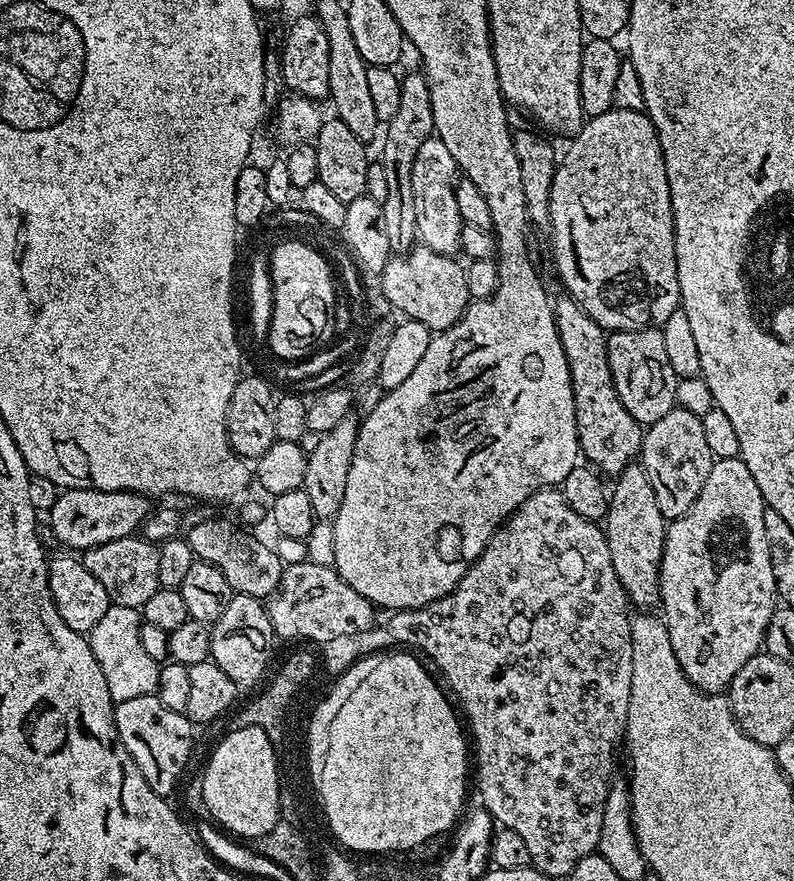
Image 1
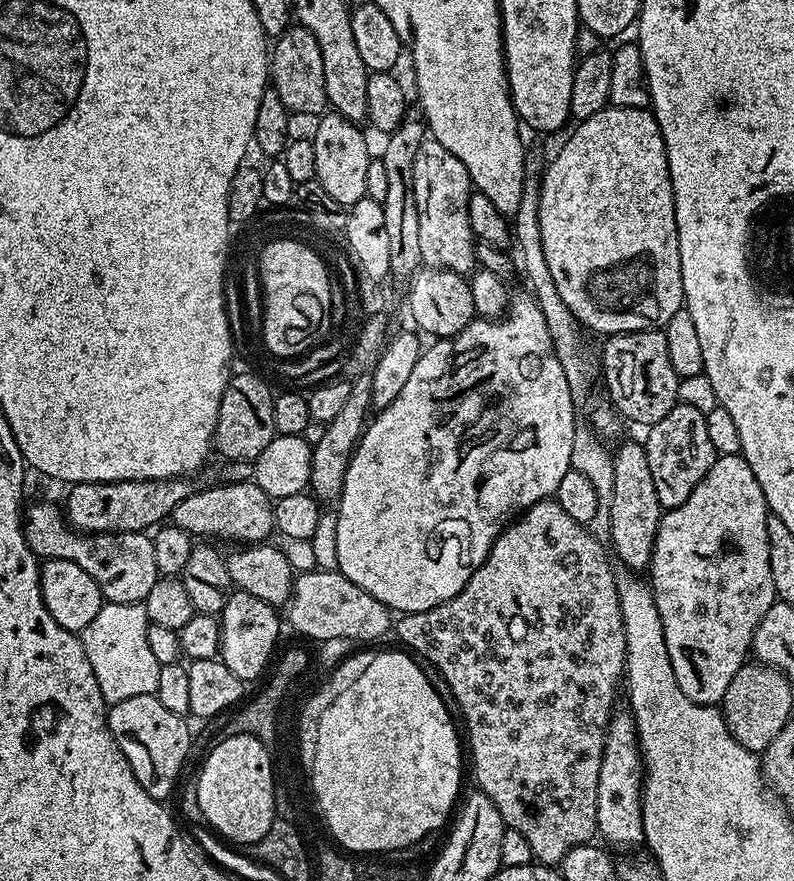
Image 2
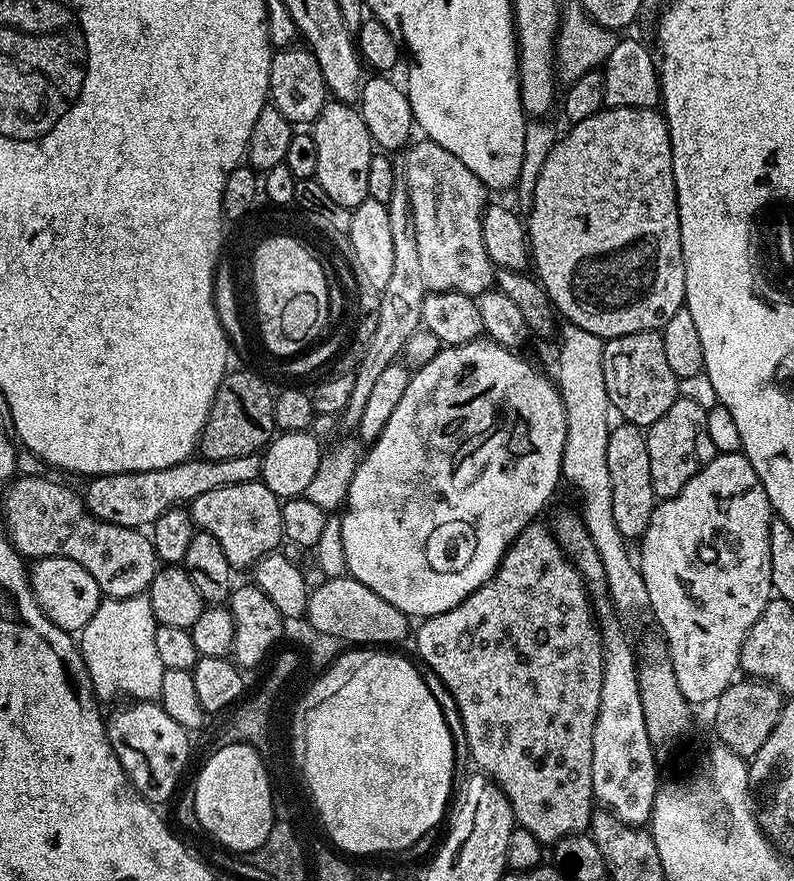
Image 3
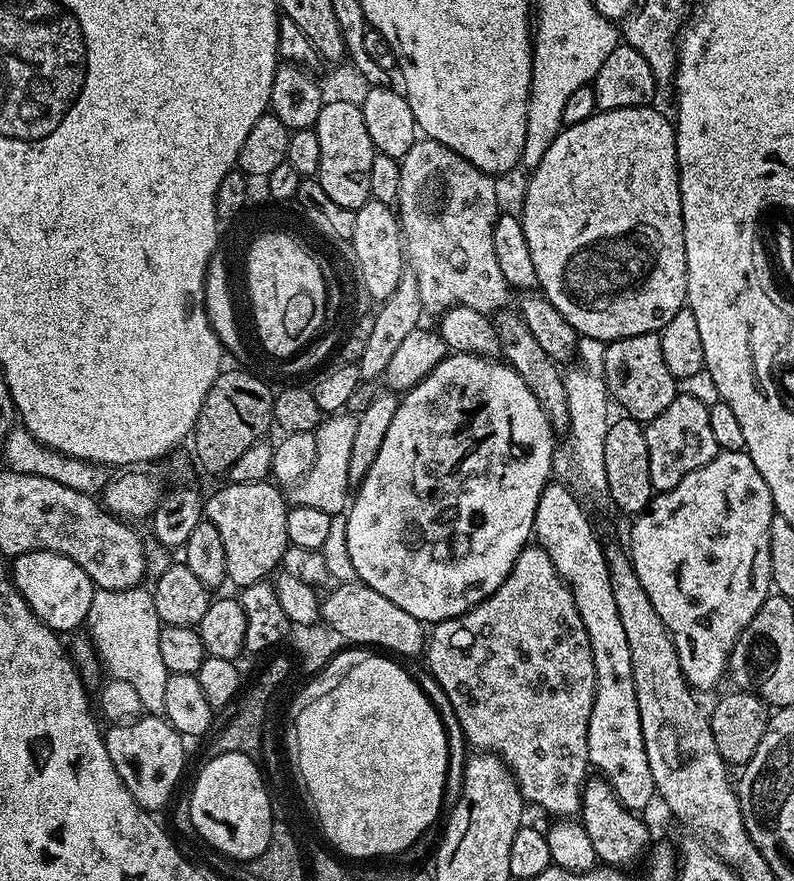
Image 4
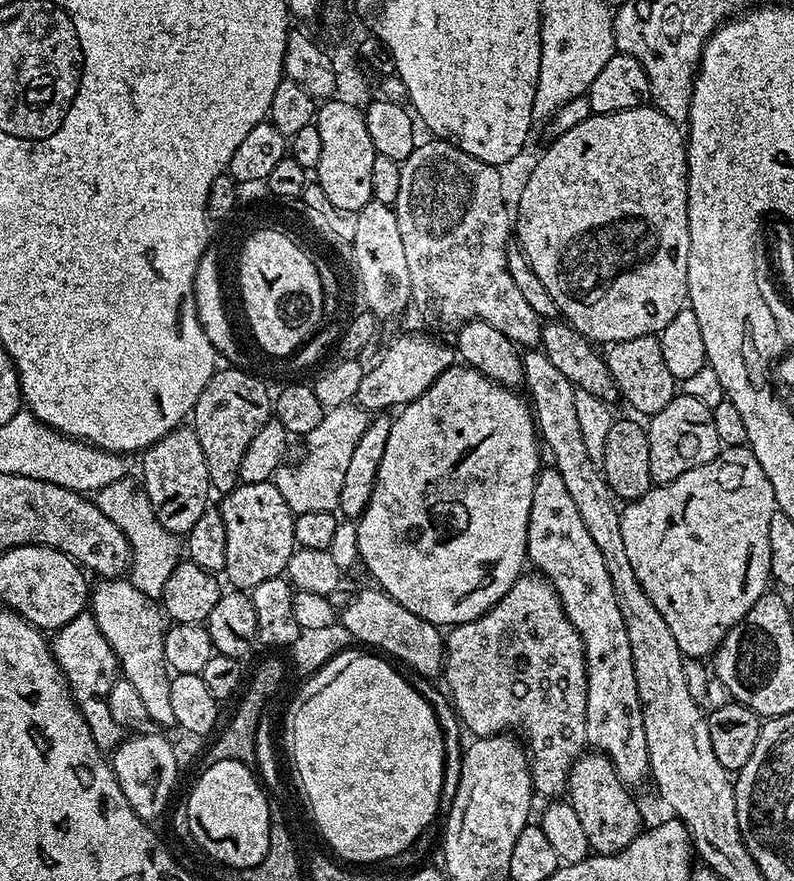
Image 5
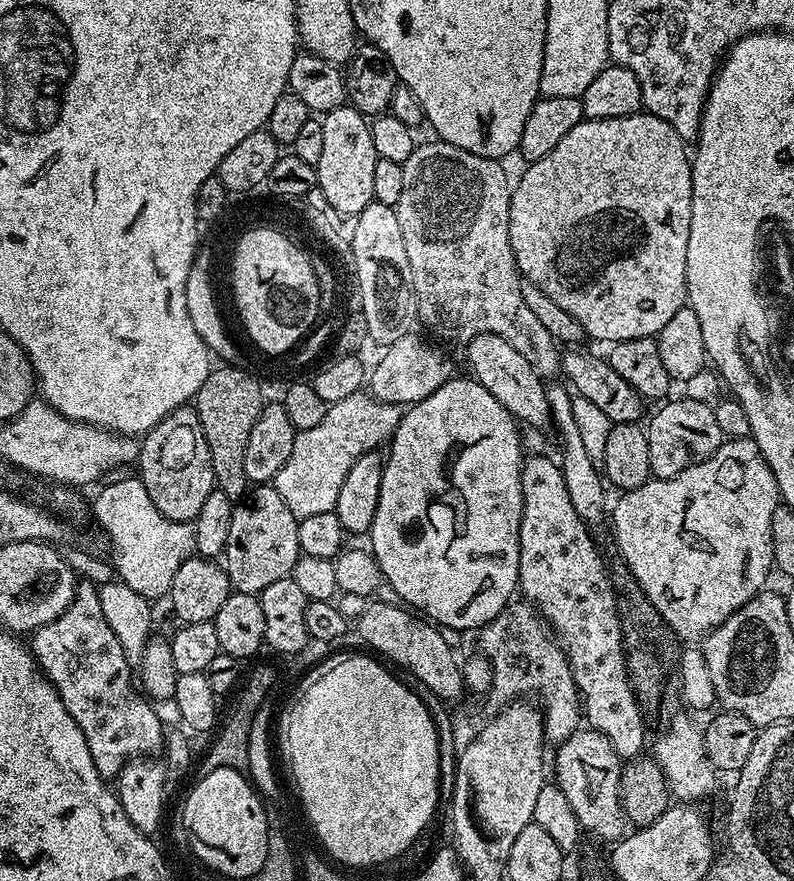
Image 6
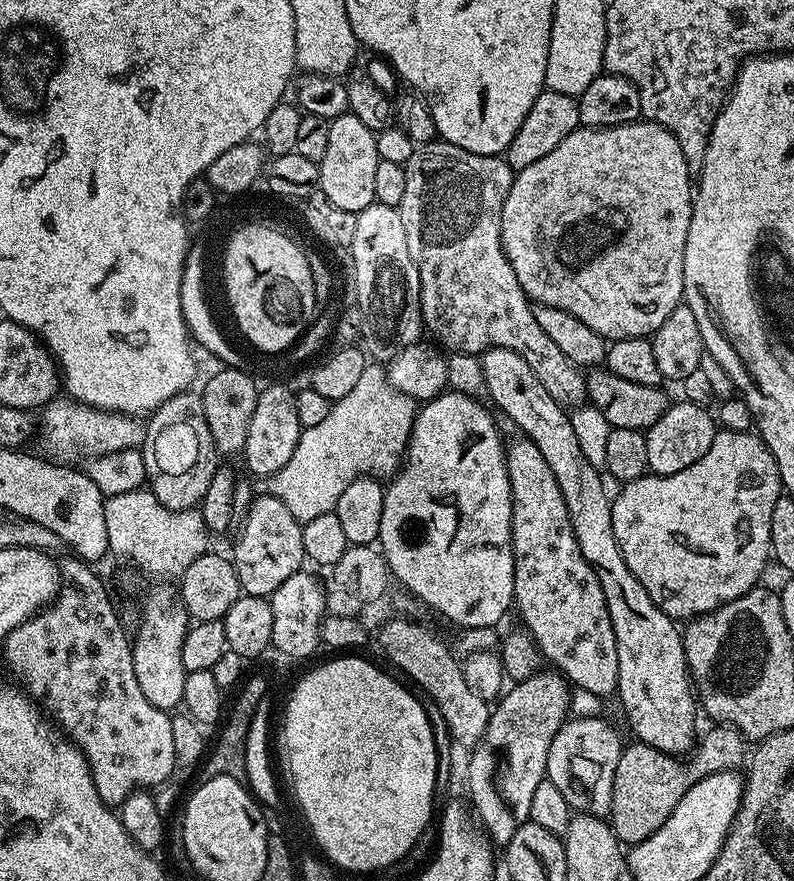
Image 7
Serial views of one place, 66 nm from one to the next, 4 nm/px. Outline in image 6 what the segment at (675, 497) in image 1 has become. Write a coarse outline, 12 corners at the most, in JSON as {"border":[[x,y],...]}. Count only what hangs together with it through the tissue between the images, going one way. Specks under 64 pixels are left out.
{"border":[[672,400],[646,424],[650,470],[674,478],[725,439],[711,403]]}

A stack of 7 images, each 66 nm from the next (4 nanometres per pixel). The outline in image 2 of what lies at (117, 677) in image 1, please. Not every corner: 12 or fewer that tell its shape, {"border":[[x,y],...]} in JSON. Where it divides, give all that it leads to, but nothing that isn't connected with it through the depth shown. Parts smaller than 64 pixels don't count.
{"border":[[105,603],[80,633],[107,705],[155,695],[143,604]]}

